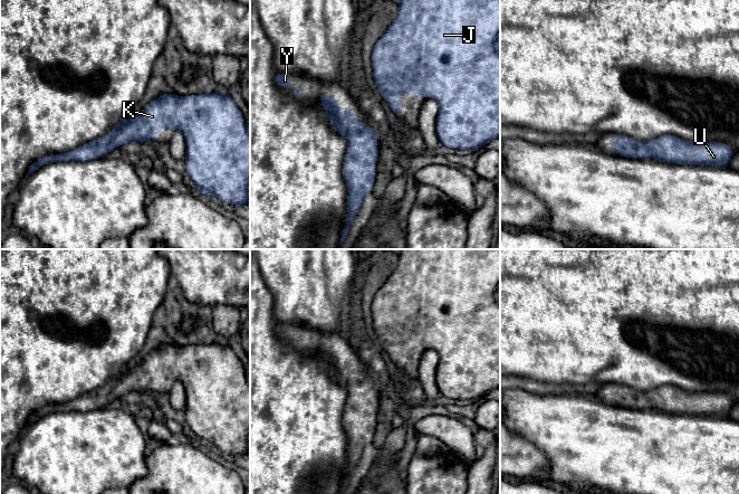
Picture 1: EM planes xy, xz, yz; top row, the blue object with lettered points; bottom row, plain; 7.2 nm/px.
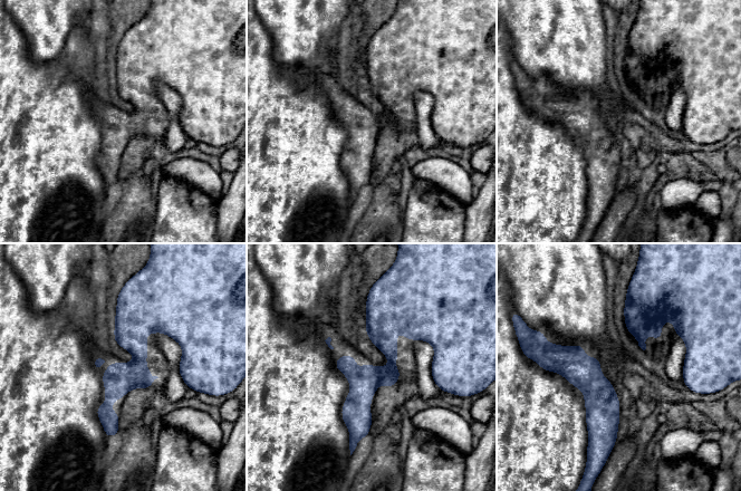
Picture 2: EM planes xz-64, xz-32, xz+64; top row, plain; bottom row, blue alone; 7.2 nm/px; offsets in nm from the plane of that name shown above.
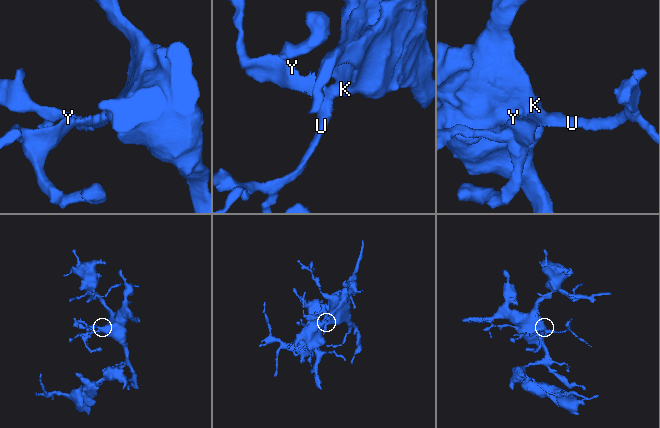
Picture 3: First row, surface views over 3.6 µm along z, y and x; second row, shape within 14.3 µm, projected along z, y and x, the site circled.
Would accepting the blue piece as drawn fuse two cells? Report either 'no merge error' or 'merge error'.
no merge error

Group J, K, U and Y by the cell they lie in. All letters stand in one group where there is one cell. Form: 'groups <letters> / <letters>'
groups J K U Y

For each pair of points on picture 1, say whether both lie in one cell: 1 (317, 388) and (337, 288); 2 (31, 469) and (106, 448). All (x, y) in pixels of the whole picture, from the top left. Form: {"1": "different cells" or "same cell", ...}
{"1": "different cells", "2": "same cell"}

